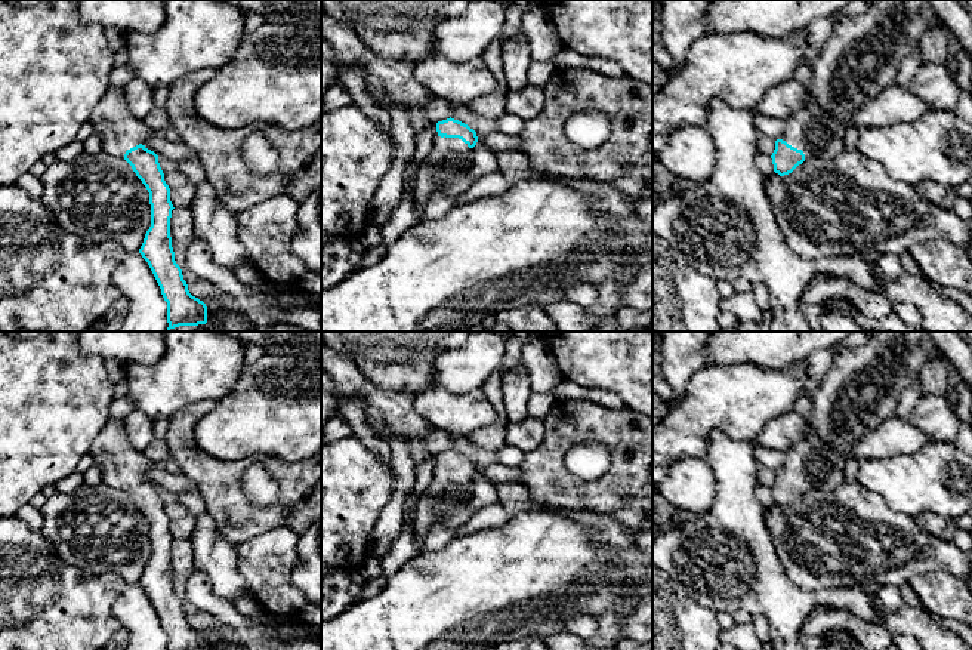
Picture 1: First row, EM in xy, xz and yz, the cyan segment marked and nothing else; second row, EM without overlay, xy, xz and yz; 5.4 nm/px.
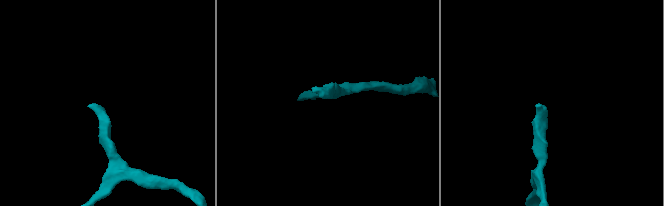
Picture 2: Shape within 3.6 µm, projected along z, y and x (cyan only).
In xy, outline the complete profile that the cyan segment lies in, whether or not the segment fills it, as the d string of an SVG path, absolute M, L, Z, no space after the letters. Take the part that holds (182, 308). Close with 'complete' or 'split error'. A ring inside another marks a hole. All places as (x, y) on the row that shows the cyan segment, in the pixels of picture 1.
M108 89L89 121L93 133L101 138L102 151L124 158L149 192L151 227L139 253L148 262L167 302L167 330L206 324L207 306L189 293L182 269L175 261L170 237L175 207L158 155L148 145L151 129L132 114L123 89Z; split error

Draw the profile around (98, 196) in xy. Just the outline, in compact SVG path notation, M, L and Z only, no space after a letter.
M81 151L70 161L56 160L49 164L40 179L40 200L65 232L92 240L114 240L126 253L139 252L151 227L149 192L124 158L104 151Z

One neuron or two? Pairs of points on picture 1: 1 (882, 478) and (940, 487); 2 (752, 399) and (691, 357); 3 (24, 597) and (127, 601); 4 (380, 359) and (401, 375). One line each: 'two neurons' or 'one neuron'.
1: one neuron
2: two neurons
3: two neurons
4: one neuron

